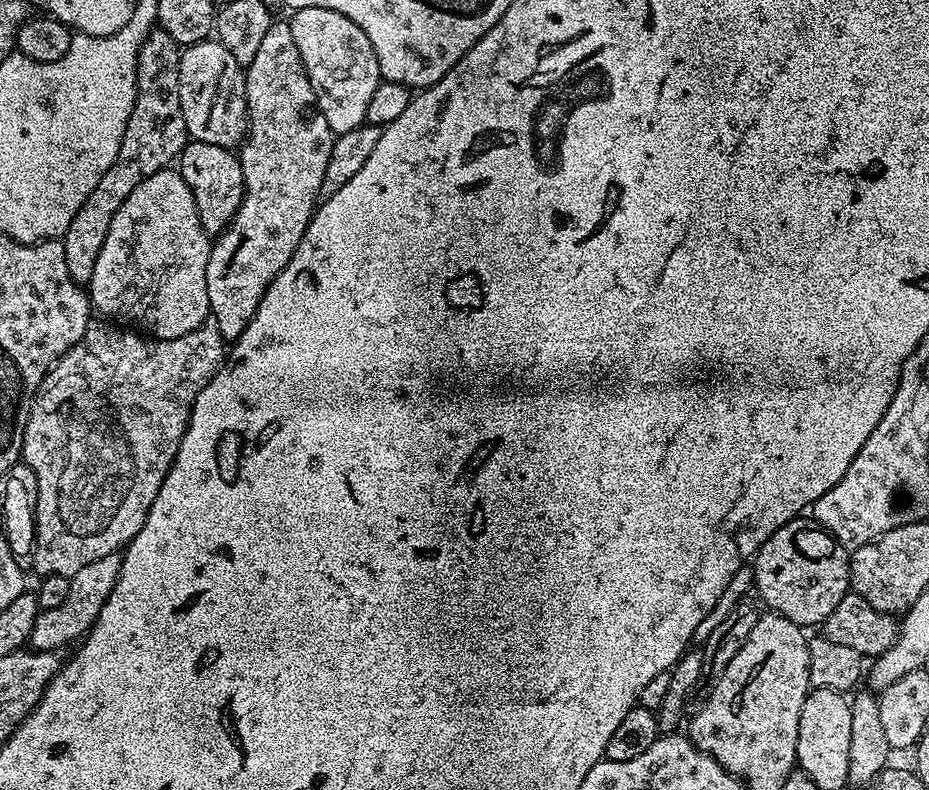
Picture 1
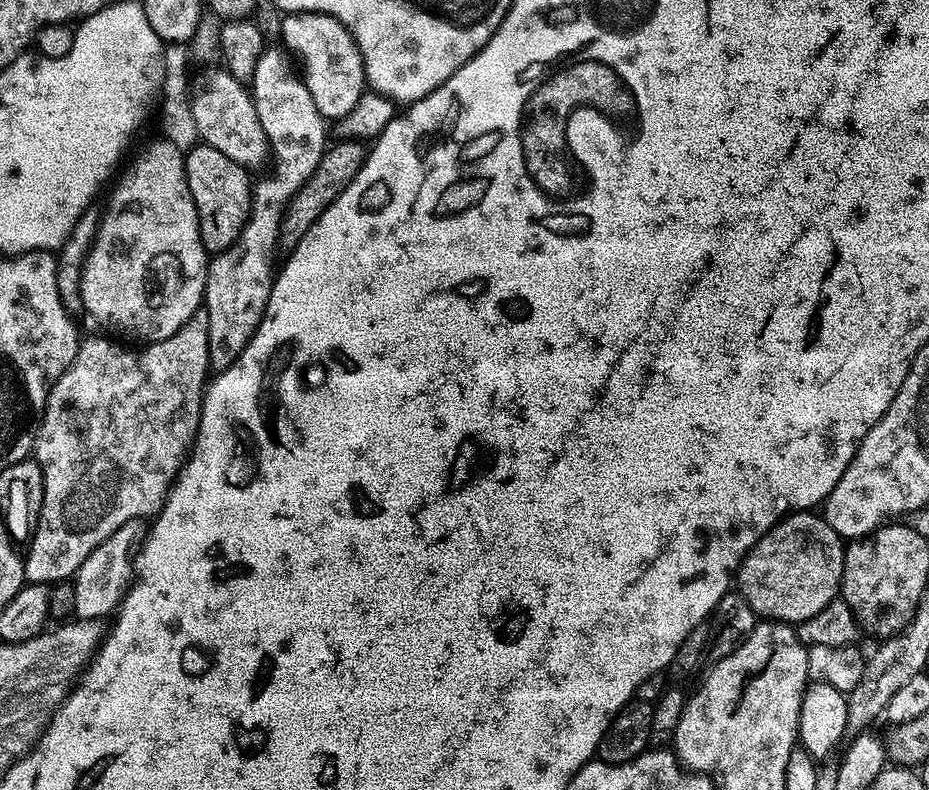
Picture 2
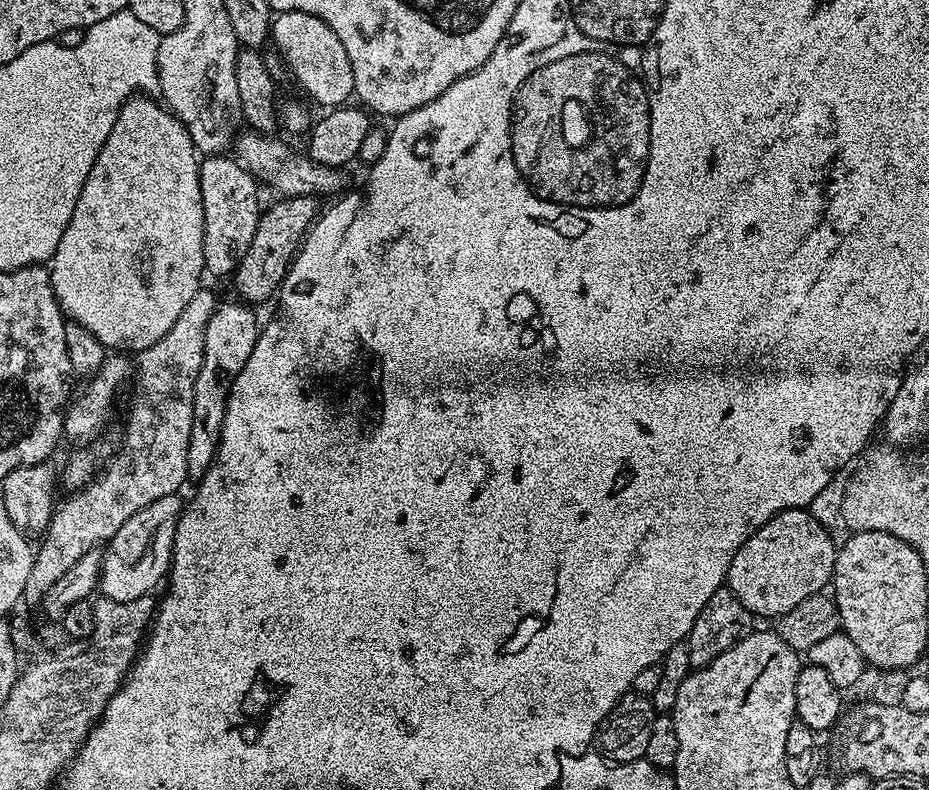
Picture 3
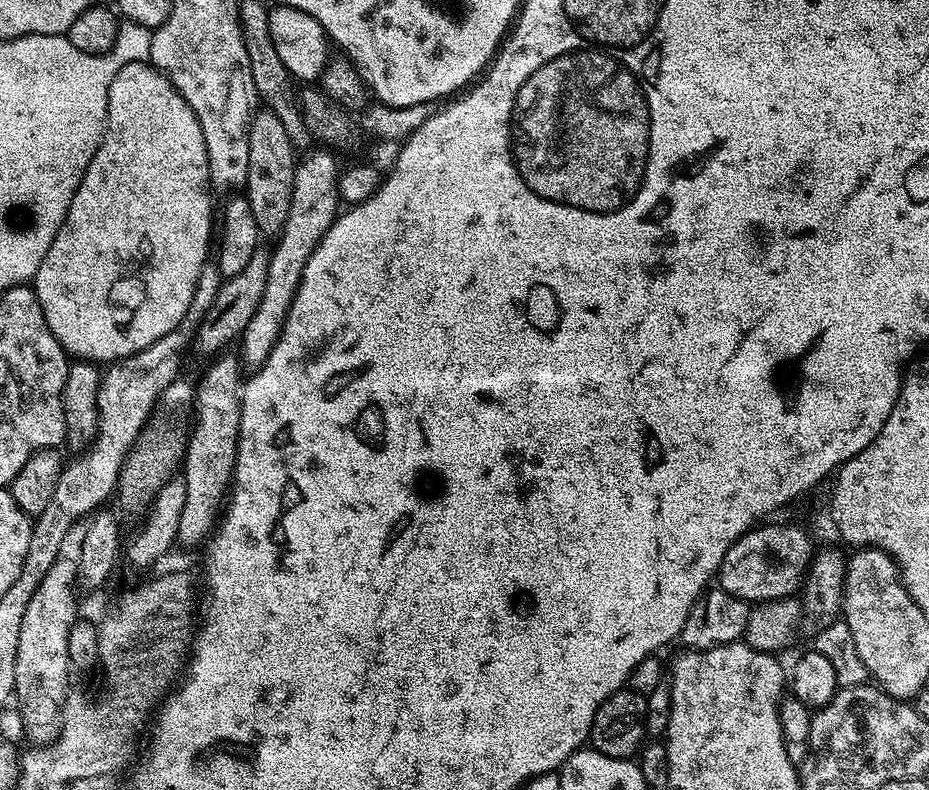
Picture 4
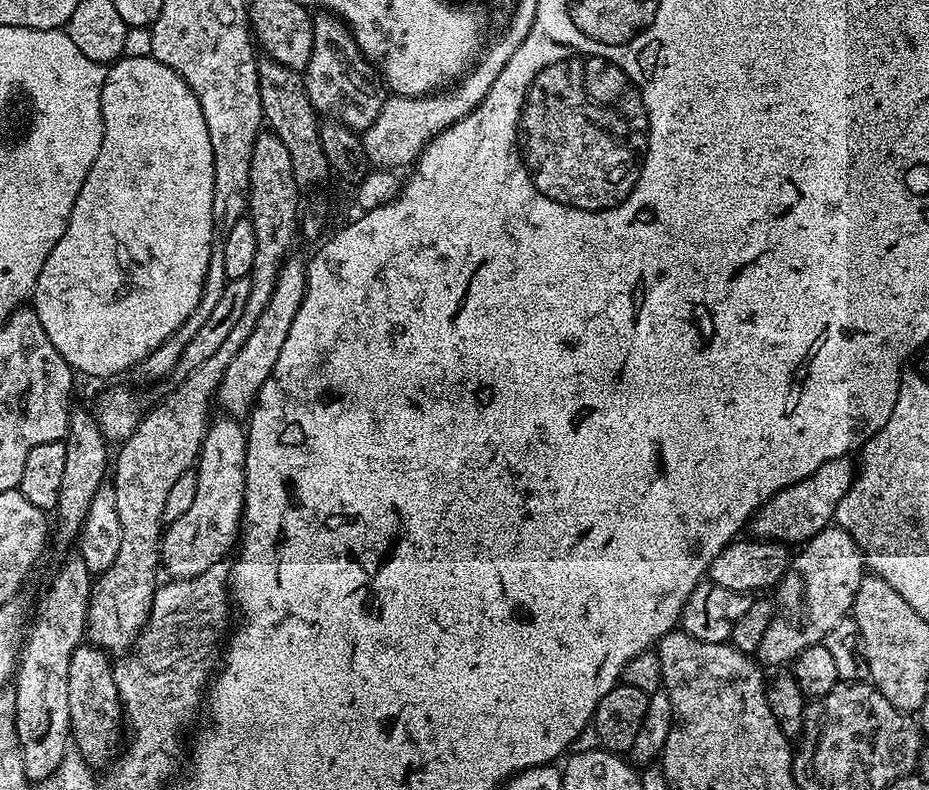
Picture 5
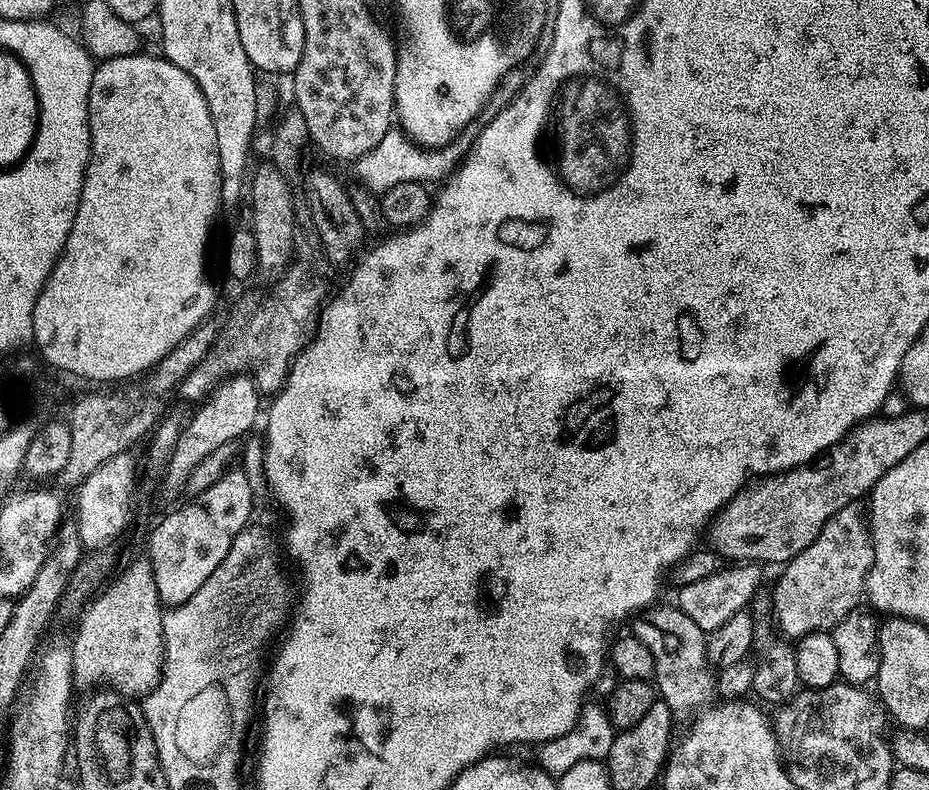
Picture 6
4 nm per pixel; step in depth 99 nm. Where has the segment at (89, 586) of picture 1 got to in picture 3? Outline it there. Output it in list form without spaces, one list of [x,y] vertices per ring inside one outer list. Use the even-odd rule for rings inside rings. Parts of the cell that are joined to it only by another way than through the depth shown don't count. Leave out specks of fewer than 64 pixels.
[[[178,494],[158,498],[132,514],[105,543],[100,561],[99,593],[112,601],[133,601],[151,595],[171,569],[174,534],[184,509]]]

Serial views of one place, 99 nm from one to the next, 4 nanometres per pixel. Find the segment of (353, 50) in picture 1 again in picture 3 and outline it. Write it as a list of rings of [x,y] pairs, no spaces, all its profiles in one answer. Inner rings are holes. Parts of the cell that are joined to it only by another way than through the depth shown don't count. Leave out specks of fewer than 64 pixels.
[[[277,12],[270,40],[273,45],[276,43],[293,78],[321,104],[321,109],[344,106],[353,99],[354,74],[350,70],[350,58],[346,58],[346,46],[342,46],[342,38],[322,18],[305,12]]]

